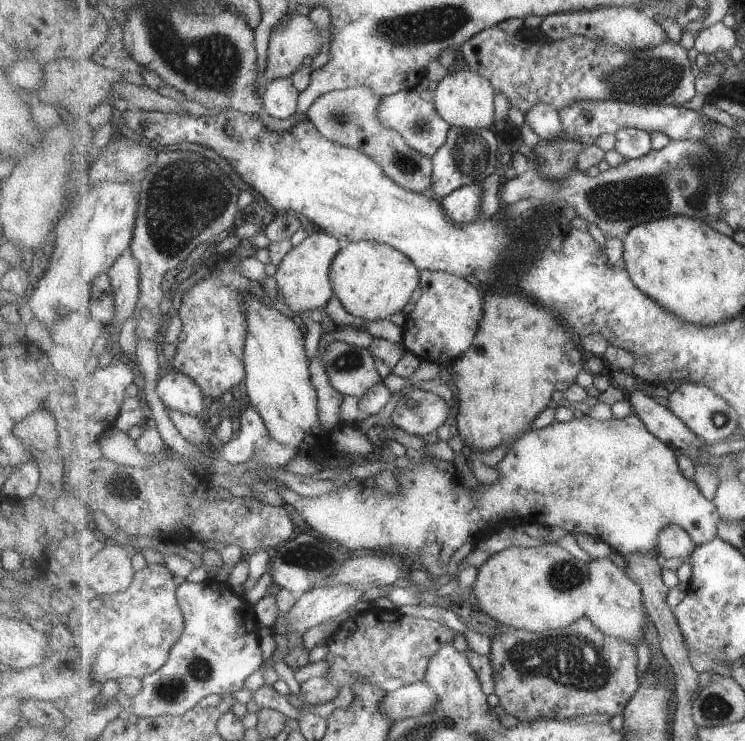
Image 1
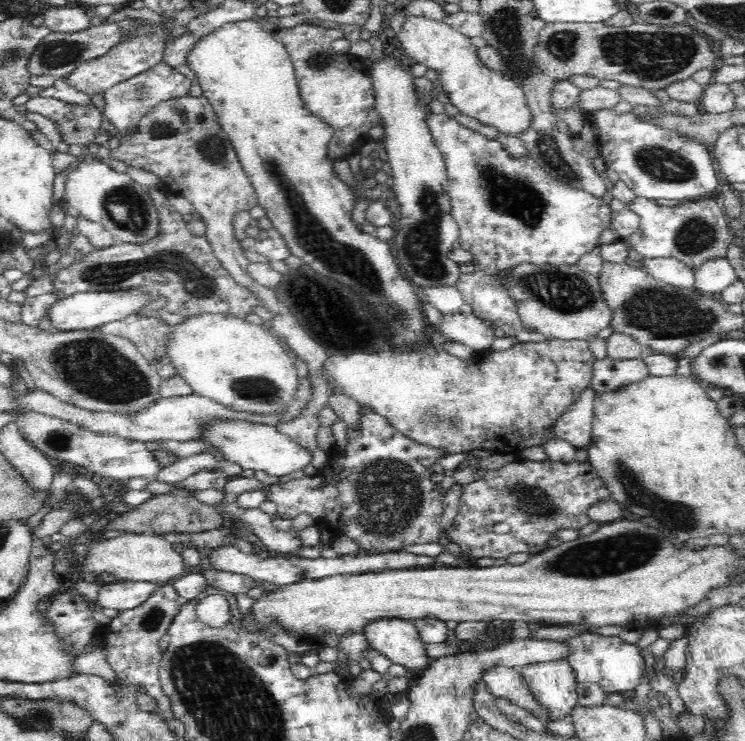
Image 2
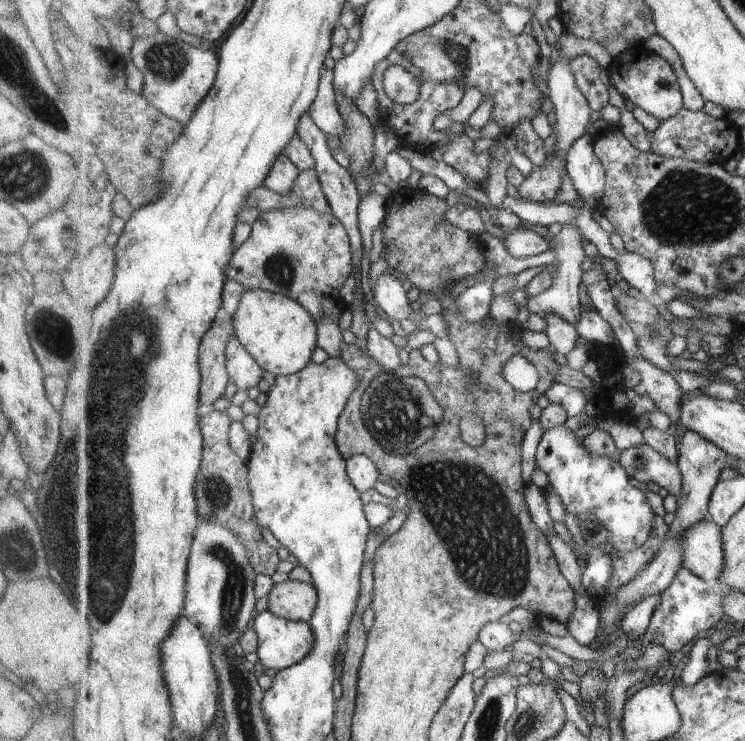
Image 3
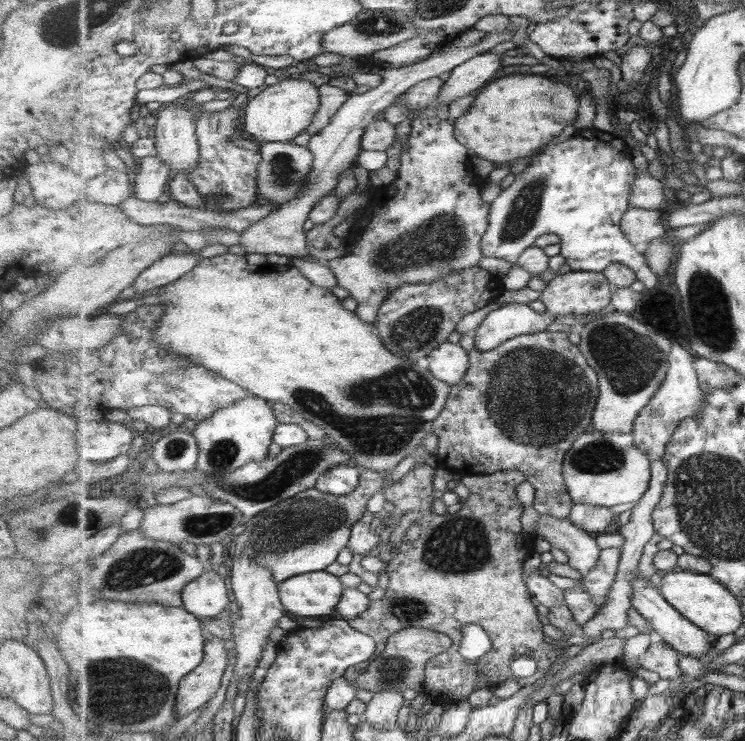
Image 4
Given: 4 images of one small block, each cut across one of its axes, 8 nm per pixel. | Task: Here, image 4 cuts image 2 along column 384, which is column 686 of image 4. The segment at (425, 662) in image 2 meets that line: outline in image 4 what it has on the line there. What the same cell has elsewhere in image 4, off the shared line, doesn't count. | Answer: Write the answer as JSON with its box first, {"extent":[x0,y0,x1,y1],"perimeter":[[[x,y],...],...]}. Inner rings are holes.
{"extent":[632,577,718,658],"perimeter":[[[638,577],[634,578],[632,603],[634,608],[650,622],[652,628],[662,636],[662,640],[685,656],[692,656],[693,658],[707,656],[718,638],[718,636],[703,630],[691,622],[691,619],[681,614],[670,602],[667,602],[660,590],[657,590],[650,581],[643,581]]]}

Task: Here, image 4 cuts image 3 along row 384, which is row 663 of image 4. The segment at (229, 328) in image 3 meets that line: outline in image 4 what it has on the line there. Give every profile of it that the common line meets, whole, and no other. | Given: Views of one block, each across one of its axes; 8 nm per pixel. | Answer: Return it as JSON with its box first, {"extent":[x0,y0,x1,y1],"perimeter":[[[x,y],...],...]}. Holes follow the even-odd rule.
{"extent":[175,635,229,718],"perimeter":[[[213,635],[206,640],[205,651],[202,664],[181,681],[175,704],[178,718],[207,706],[221,688],[221,678],[229,664],[227,642]]]}

